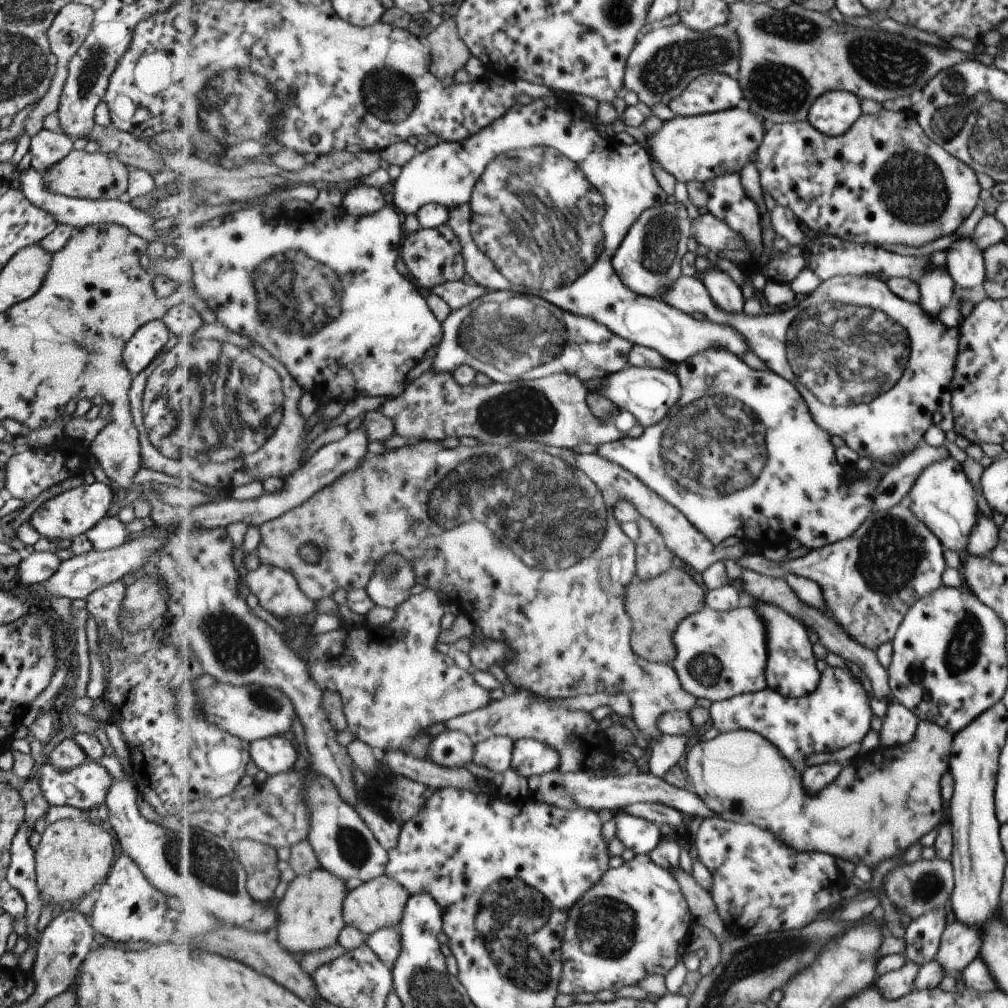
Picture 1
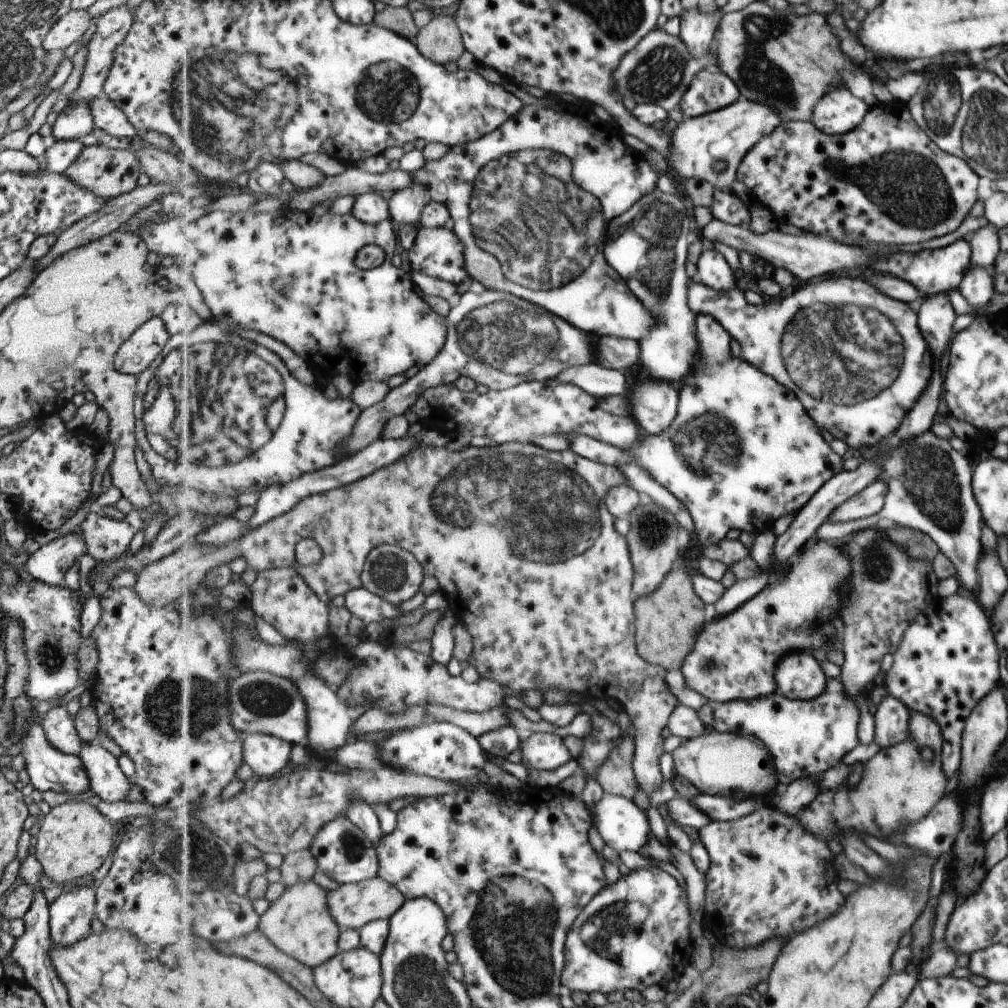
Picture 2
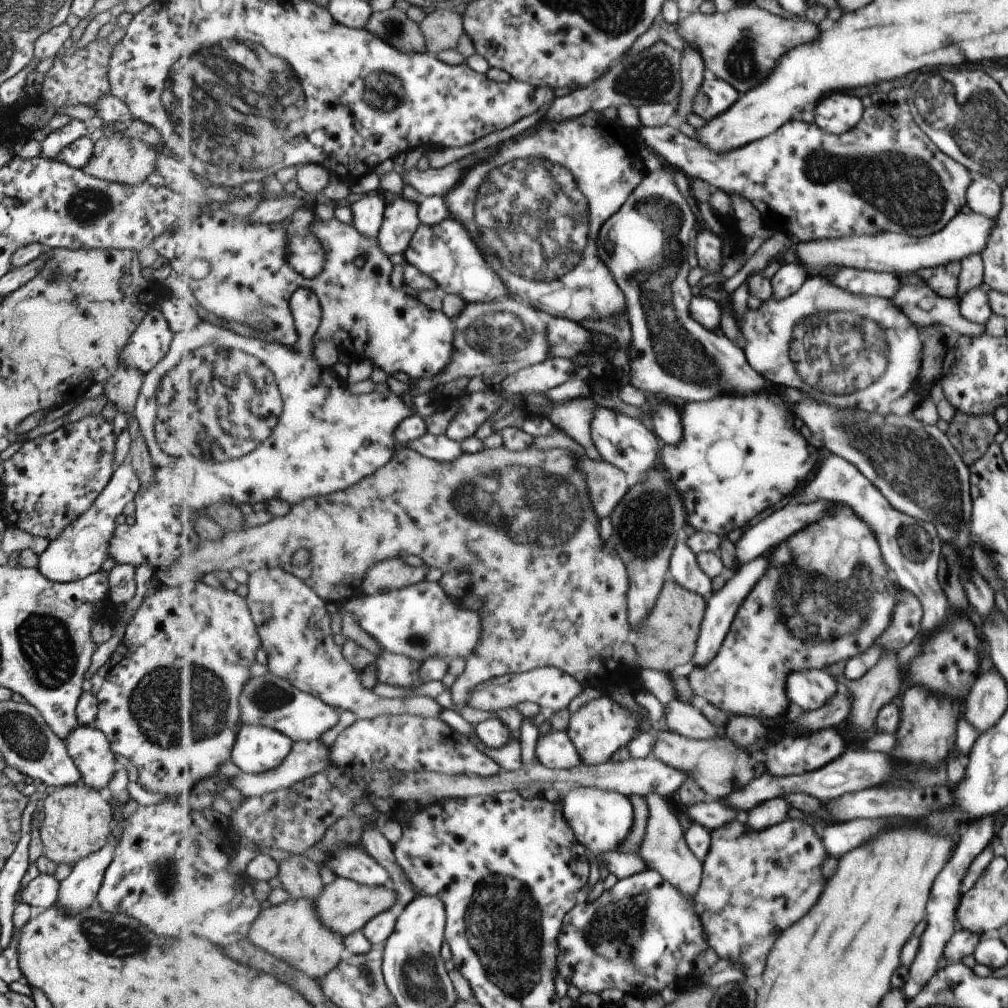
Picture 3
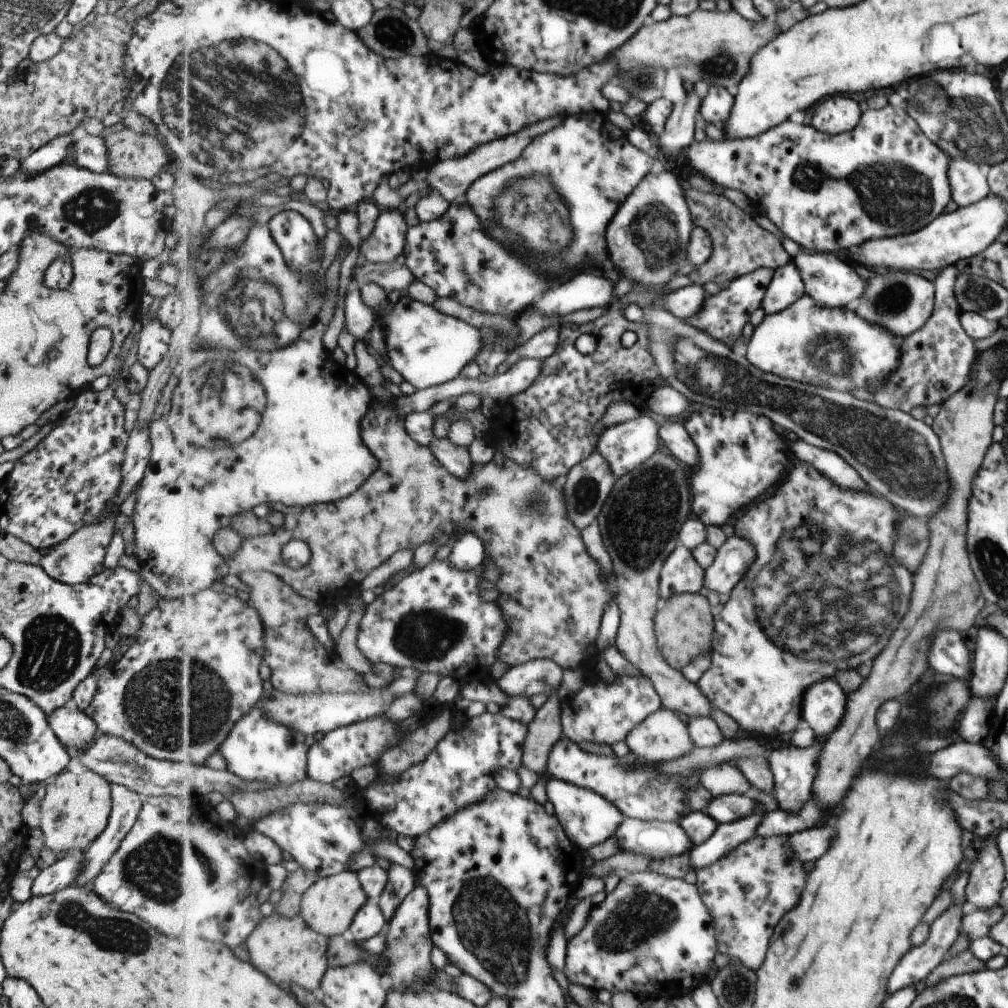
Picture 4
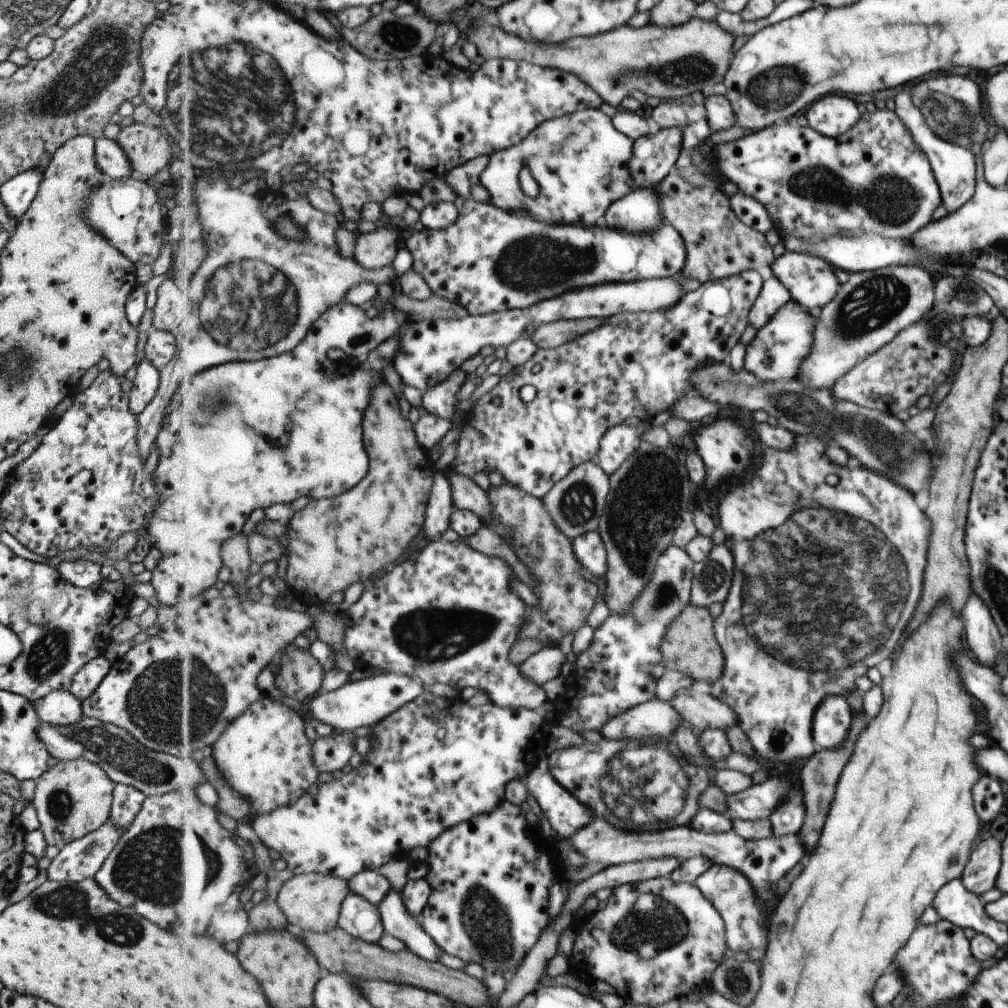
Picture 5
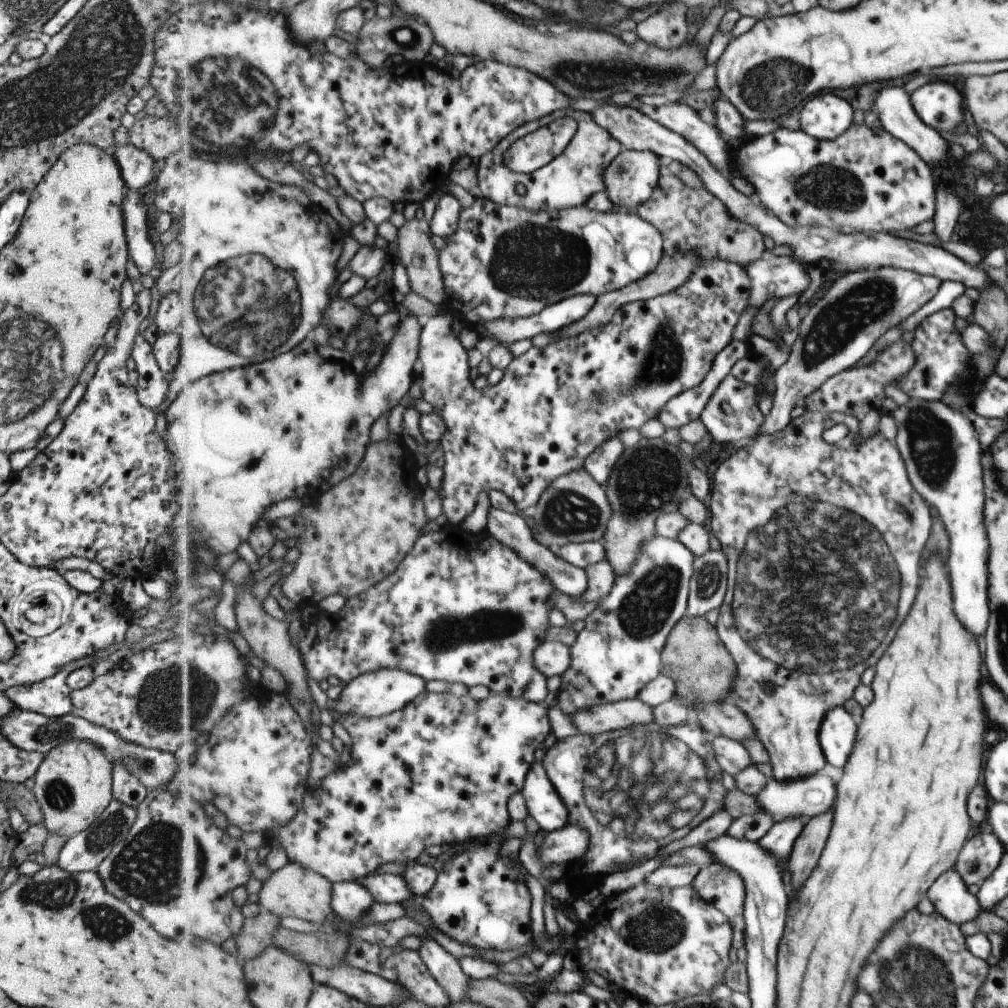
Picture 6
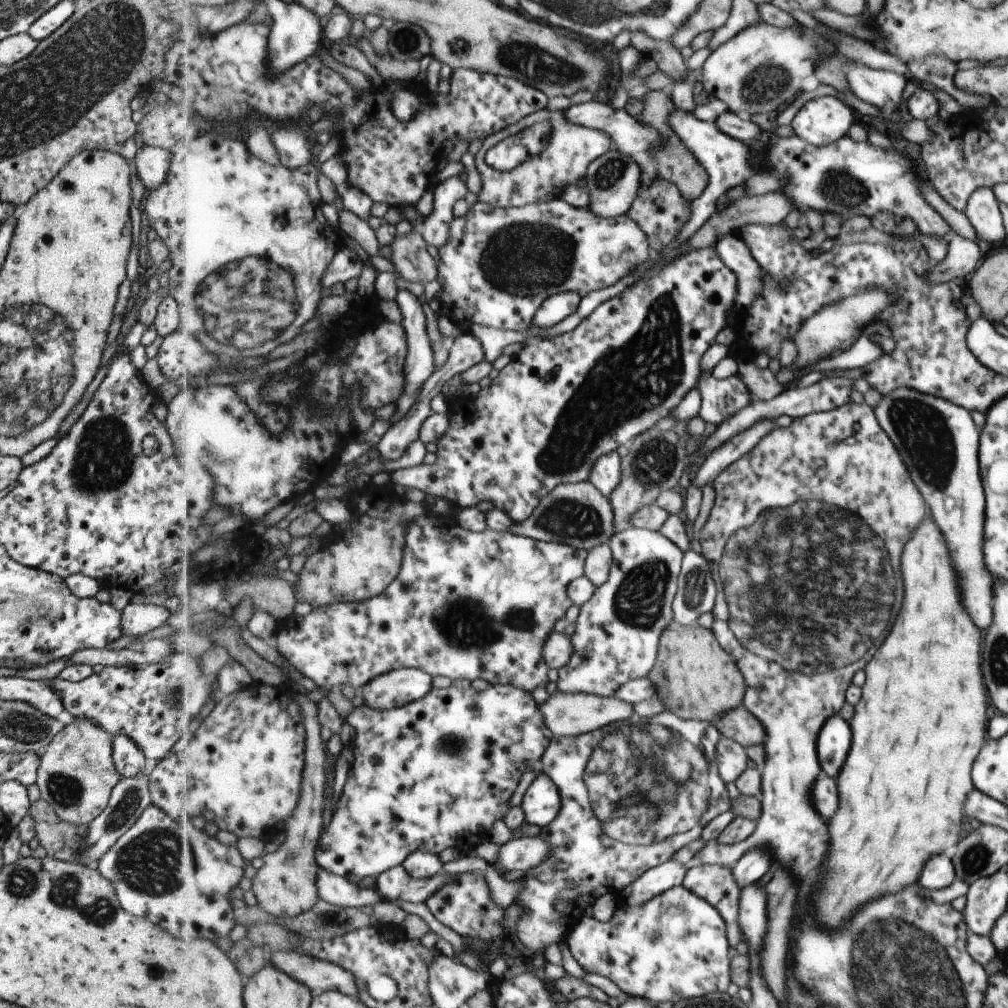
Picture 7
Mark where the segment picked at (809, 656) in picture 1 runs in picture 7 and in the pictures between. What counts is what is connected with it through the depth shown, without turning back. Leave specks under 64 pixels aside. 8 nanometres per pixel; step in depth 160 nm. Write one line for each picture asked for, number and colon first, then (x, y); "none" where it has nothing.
2: (799, 671)
3: (809, 688)
4: (824, 706)
5: (832, 718)
6: (837, 733)
7: (833, 742)

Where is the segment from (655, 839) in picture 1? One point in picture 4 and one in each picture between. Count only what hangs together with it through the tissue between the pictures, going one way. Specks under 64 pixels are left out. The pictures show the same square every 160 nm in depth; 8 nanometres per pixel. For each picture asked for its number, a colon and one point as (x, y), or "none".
2: (623, 826)
3: (602, 820)
4: (588, 819)

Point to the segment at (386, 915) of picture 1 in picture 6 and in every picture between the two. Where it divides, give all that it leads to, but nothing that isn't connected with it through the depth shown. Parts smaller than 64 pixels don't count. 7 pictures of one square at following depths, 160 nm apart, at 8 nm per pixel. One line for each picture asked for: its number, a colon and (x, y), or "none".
2: (354, 906)
3: (346, 906)
4: (329, 906)
5: (313, 902)
6: (293, 890)

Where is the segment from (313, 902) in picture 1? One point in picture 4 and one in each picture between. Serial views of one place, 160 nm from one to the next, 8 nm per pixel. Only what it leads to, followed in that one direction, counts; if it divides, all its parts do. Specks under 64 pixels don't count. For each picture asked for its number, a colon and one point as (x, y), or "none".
2: (300, 922)
3: (293, 930)
4: (286, 948)

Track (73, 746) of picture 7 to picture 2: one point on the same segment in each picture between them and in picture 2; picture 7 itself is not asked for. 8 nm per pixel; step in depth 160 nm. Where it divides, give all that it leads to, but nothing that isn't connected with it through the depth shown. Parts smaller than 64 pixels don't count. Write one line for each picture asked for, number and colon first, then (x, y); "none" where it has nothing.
2: (72, 840)
3: (77, 822)
4: (74, 808)
5: (71, 799)
6: (72, 785)

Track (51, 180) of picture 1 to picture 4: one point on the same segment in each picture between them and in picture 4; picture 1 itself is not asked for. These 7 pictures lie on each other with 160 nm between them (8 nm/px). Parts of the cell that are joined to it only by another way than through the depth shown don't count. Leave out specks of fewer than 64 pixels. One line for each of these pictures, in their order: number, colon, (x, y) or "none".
2: (104, 172)
3: (115, 158)
4: (134, 155)

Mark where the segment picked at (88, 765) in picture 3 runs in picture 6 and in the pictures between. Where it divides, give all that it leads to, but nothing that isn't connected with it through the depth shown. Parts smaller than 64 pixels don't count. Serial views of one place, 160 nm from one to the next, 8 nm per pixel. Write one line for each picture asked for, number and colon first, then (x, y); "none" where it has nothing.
4: (70, 726)
5: (59, 708)
6: (50, 697)

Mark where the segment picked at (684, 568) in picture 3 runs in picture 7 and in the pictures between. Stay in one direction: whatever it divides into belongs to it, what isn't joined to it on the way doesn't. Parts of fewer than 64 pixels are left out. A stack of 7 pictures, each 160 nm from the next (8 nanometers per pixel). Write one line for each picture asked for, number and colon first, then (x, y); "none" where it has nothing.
4: (681, 574)
5: (621, 670)
6: (620, 651)
7: (617, 637)

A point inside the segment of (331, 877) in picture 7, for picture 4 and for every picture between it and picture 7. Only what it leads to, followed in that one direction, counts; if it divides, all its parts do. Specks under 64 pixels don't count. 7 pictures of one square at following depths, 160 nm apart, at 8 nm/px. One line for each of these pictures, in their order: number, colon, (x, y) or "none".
4: (370, 921)
5: (359, 917)
6: (351, 900)

